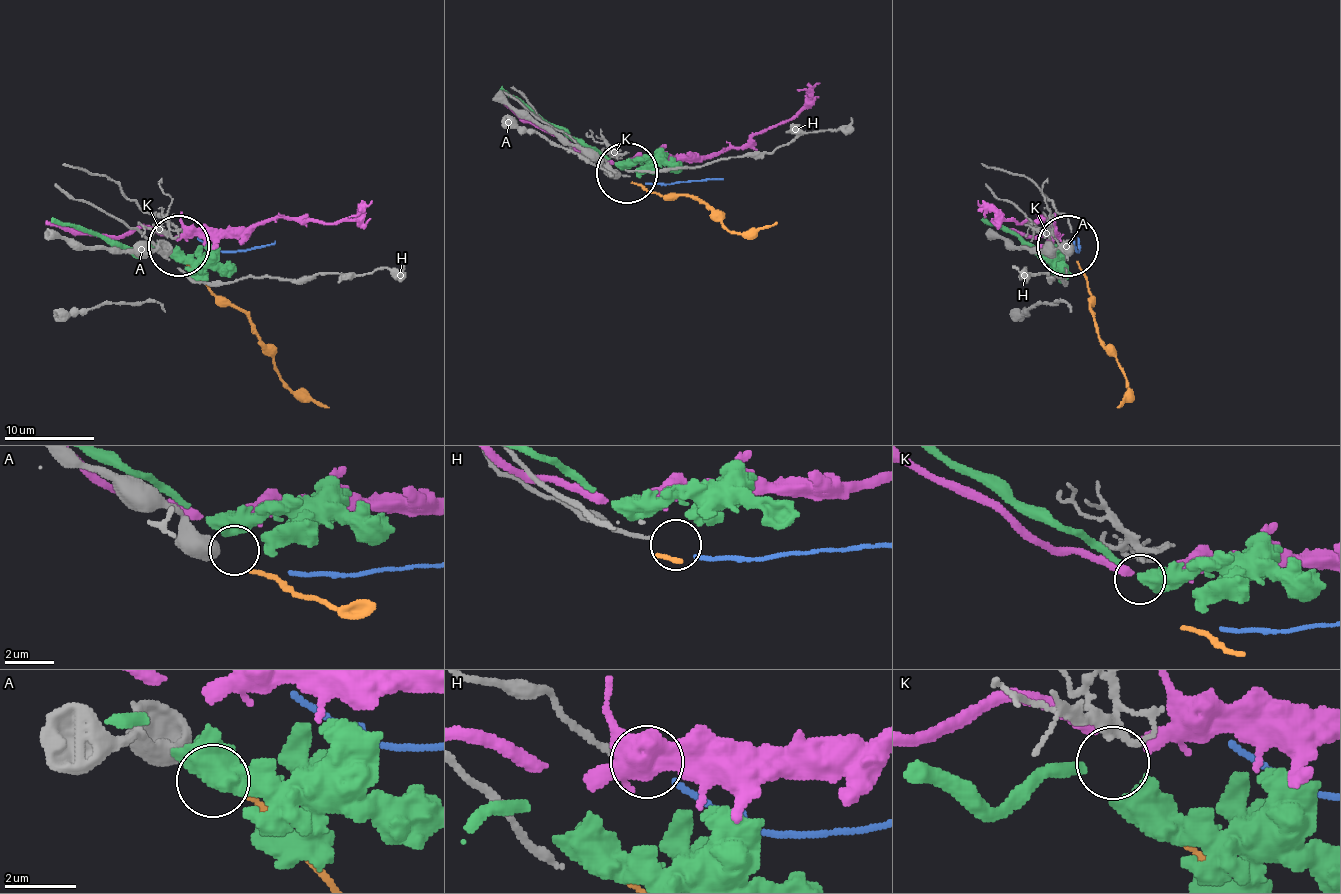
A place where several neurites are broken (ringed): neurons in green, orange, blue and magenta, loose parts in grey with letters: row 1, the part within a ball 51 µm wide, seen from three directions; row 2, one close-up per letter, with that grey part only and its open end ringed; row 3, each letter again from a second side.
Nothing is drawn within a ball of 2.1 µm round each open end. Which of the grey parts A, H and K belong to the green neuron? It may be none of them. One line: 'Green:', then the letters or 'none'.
Green: none

